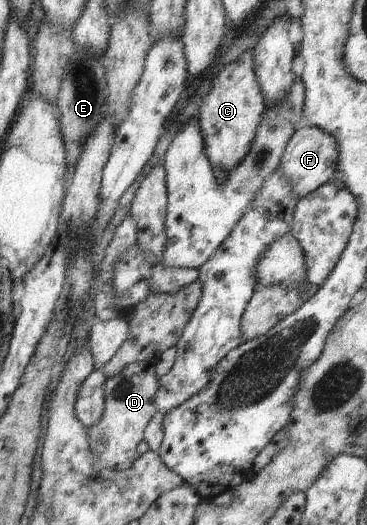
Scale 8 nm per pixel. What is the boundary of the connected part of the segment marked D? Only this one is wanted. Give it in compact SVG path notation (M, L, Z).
M154 362L129 365L122 373L107 378L105 414L96 426L89 427L87 431L91 448L107 468L114 468L116 471L132 469L137 461L136 449L145 441L146 428L157 414L157 393L160 389L161 382L156 375Z

